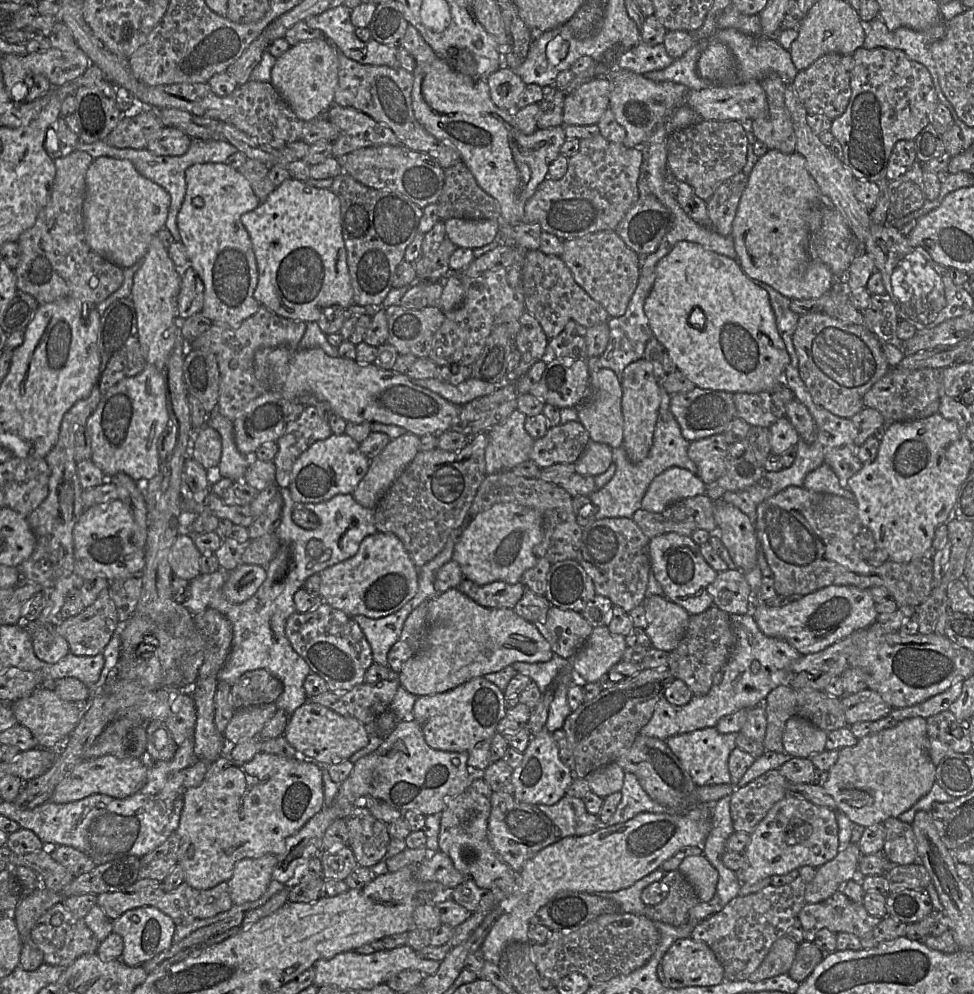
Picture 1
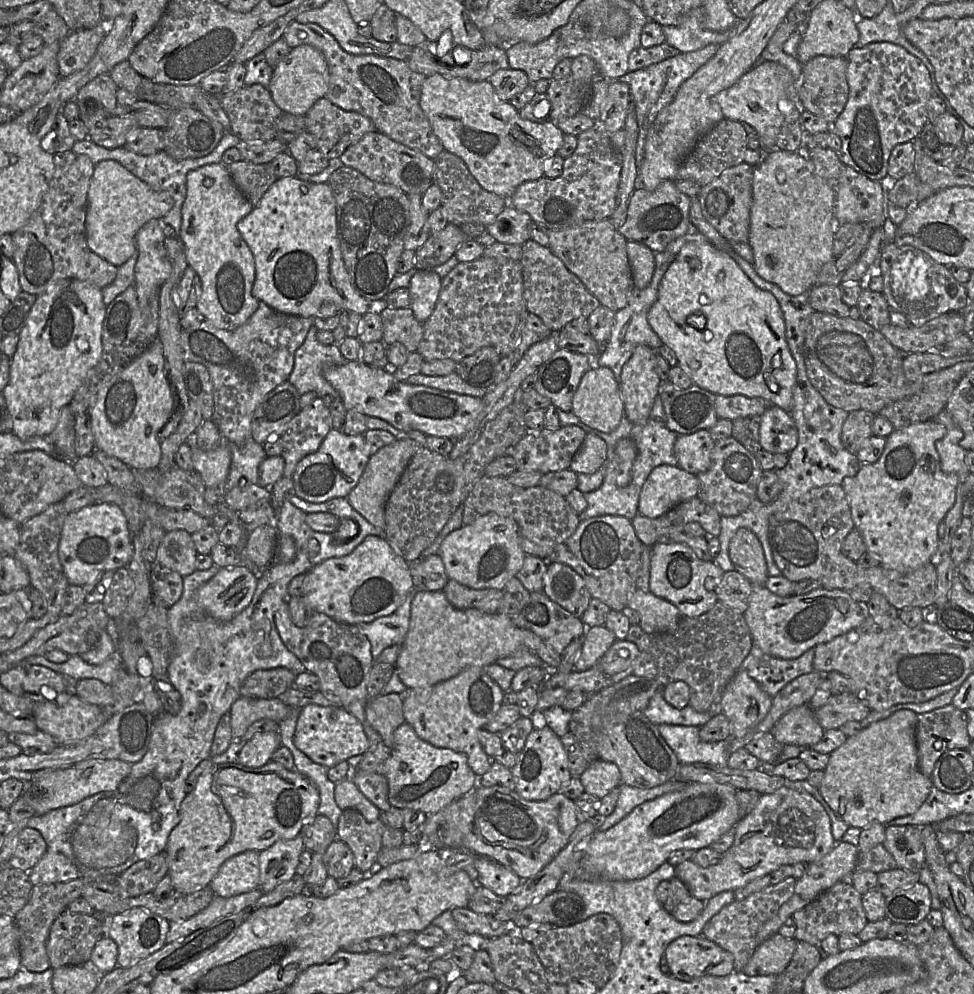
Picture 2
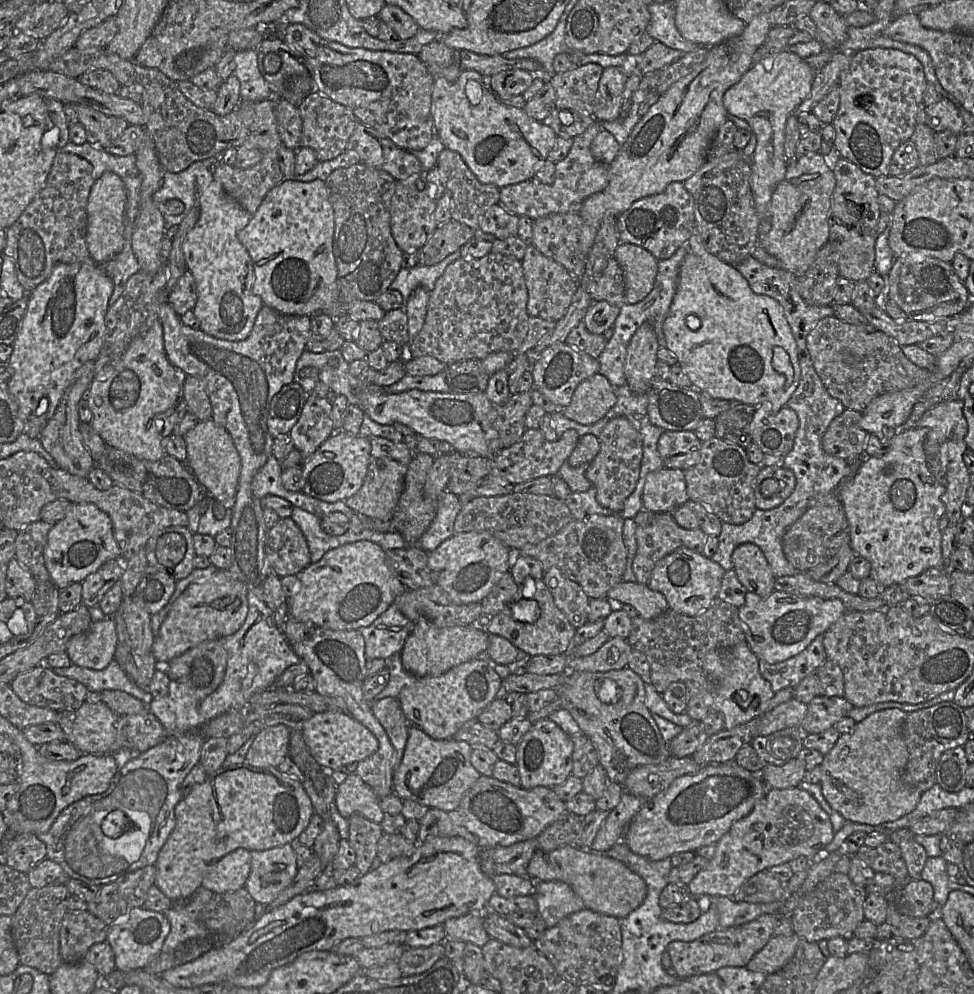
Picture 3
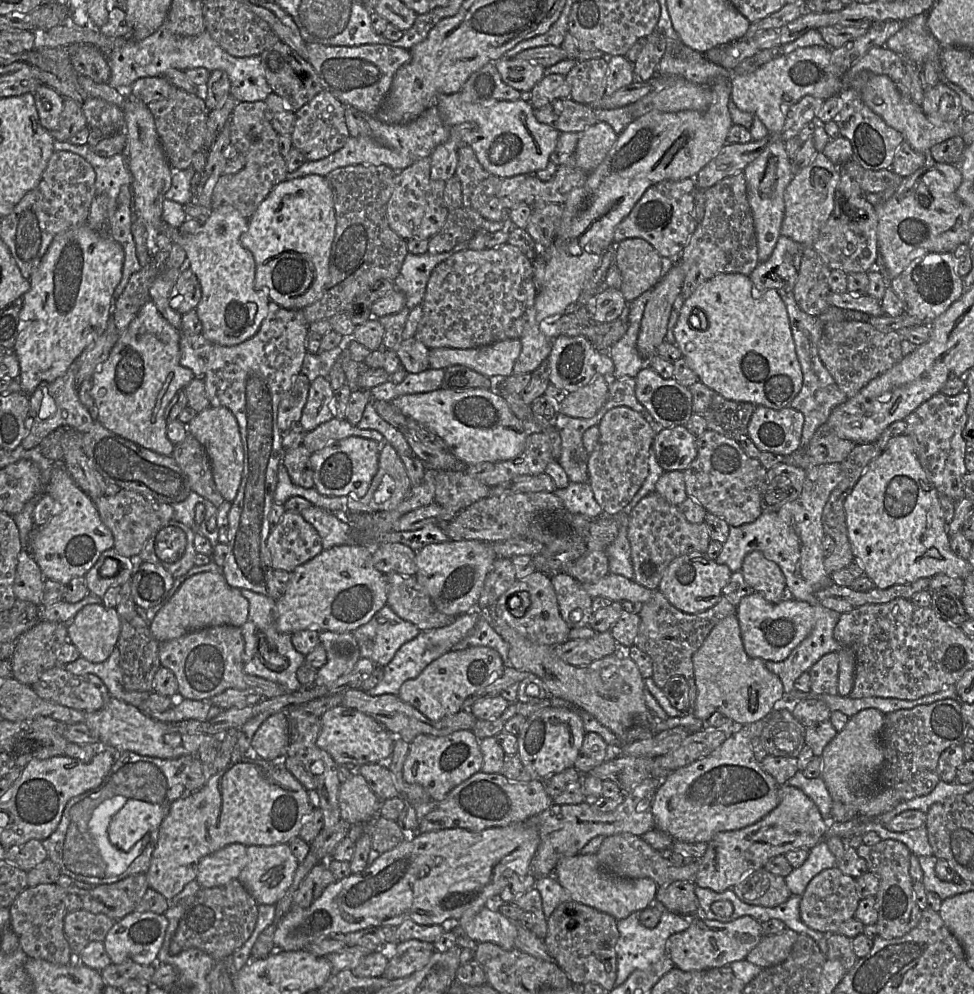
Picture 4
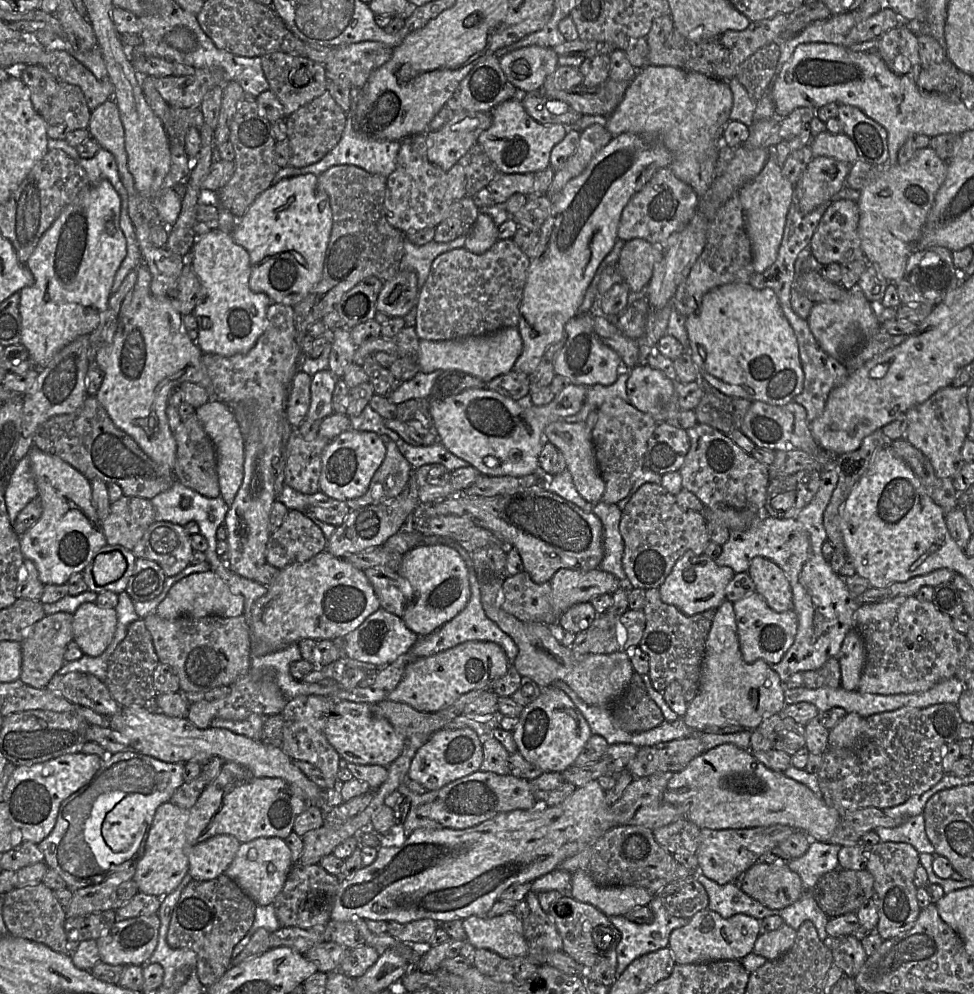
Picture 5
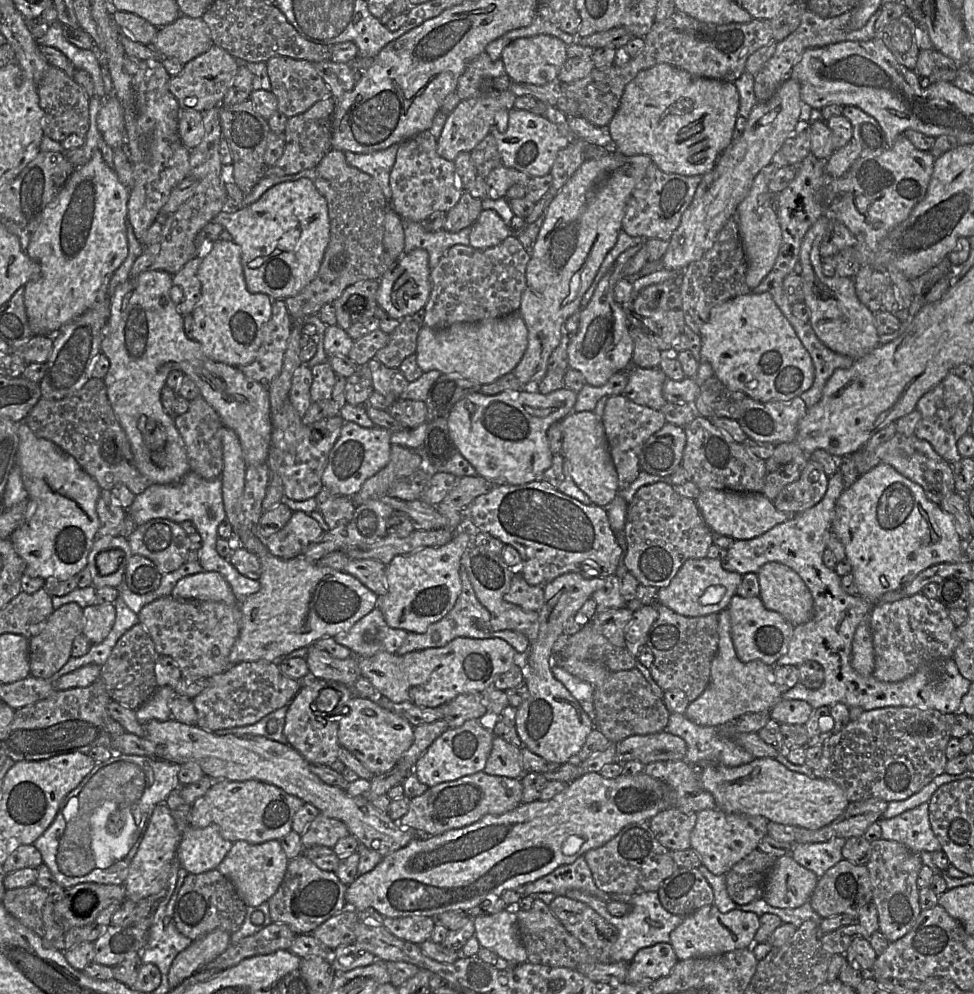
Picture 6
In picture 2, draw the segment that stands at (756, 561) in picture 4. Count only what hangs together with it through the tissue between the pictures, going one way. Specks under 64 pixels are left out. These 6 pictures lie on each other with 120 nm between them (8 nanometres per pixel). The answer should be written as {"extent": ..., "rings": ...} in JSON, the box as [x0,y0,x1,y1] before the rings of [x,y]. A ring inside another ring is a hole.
{"extent":[729,528,769,585],"rings":[[[739,528],[729,543],[729,557],[734,570],[746,577],[752,585],[765,585],[769,575],[764,551],[758,537],[748,528]]]}

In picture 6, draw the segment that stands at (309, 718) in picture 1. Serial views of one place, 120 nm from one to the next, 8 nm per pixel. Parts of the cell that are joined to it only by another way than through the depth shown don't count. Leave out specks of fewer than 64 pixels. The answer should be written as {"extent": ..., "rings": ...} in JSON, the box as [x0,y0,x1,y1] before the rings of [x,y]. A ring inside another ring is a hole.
{"extent":[338,696,414,775],"rings":[[[353,696],[347,703],[349,712],[339,720],[338,742],[352,753],[373,775],[391,770],[410,748],[414,726],[406,719],[381,707],[376,699]]]}

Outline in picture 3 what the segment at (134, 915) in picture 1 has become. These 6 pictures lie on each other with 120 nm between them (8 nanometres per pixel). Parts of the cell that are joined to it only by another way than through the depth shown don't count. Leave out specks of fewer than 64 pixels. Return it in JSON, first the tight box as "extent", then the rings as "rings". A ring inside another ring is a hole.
{"extent":[106,907,170,971],"rings":[[[145,907],[133,908],[109,925],[106,941],[115,955],[115,969],[128,971],[144,968],[162,951],[162,946],[170,932],[170,924],[165,914]]]}

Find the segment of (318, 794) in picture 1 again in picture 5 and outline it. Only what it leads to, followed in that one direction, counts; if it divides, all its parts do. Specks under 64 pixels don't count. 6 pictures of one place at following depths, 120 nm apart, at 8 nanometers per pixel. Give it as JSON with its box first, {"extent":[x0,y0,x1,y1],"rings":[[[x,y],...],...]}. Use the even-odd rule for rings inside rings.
{"extent":[133,762,308,898],"rings":[[[225,762],[216,778],[205,786],[191,808],[182,809],[168,801],[156,809],[143,854],[138,859],[133,877],[138,891],[160,898],[173,892],[189,872],[188,850],[212,836],[220,834],[232,835],[240,843],[265,837],[286,839],[293,831],[296,817],[307,806],[308,803],[296,794],[283,779],[256,777],[248,768],[236,762]]]}

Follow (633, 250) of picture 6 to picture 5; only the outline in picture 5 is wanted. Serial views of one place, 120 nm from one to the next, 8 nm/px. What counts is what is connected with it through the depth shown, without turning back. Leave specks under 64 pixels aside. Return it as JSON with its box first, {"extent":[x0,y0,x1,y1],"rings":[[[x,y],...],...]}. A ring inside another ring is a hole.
{"extent":[554,263,623,387],"rings":[[[617,263],[607,266],[601,274],[597,286],[596,296],[589,313],[578,313],[565,325],[566,343],[558,351],[554,359],[554,371],[556,375],[562,375],[569,379],[571,384],[590,387],[592,385],[611,385],[620,373],[623,373],[623,365],[620,356],[612,348],[605,345],[596,335],[593,329],[593,317],[605,316],[600,307],[603,295],[615,284],[623,282],[618,271]]]}

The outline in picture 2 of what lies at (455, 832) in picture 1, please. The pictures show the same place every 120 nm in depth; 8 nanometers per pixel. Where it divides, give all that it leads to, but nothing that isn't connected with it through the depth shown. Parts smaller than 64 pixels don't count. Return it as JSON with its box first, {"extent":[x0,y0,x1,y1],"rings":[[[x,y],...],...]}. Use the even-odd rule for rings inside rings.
{"extent":[475,856,524,897],"rings":[[[476,856],[475,869],[478,872],[477,885],[506,897],[519,888],[524,880],[506,866],[487,857]]]}

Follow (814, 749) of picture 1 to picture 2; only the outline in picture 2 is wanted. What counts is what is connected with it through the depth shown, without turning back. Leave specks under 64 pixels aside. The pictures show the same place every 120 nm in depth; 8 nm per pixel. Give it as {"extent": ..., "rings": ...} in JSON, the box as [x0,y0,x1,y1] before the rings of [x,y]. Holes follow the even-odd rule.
{"extent":[771,704,824,748],"rings":[[[802,704],[784,714],[773,726],[771,733],[784,745],[810,748],[821,740],[824,731],[810,705]]]}

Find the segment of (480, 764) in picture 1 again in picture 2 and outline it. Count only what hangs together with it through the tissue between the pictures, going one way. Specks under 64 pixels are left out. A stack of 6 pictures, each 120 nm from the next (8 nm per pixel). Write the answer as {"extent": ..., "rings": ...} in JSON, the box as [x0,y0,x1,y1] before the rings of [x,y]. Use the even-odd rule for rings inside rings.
{"extent":[403,667,504,775],"rings":[[[482,667],[468,668],[457,676],[403,695],[403,714],[416,734],[437,748],[447,748],[467,755],[469,767],[476,775],[486,773],[493,759],[486,754],[479,731],[493,719],[503,704],[504,691]]]}

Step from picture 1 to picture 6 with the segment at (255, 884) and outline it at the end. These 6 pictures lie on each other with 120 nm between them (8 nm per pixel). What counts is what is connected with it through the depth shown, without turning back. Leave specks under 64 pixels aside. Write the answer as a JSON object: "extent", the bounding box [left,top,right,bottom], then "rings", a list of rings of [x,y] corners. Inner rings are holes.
{"extent":[178,824,232,874],"rings":[[[215,824],[205,828],[189,826],[181,835],[178,859],[188,873],[201,874],[217,869],[232,845],[221,836]]]}

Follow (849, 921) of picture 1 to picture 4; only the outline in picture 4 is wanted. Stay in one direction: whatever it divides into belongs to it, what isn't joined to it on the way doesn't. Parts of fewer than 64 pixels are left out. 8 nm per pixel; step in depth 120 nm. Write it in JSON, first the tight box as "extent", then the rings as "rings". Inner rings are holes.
{"extent":[800,867,860,935],"rings":[[[837,867],[821,871],[807,885],[800,901],[800,917],[809,928],[823,932],[827,935],[836,933],[838,927],[845,921],[854,917],[860,898],[856,890],[856,880],[845,875]]]}

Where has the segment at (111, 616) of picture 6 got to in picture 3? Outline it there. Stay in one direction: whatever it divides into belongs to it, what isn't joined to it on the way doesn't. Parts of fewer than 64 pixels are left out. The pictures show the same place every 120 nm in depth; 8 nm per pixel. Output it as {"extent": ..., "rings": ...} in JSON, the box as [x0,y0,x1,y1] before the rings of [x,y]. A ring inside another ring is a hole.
{"extent":[66,617,118,670],"rings":[[[113,617],[93,621],[89,629],[74,635],[67,643],[66,653],[72,664],[103,670],[114,659],[118,643]]]}

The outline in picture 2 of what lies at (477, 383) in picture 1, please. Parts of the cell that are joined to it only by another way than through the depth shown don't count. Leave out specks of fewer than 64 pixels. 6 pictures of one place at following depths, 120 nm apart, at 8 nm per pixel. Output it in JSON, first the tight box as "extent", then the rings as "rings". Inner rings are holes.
{"extent":[405,372,489,399],"rings":[[[455,372],[446,376],[426,376],[423,374],[416,374],[410,376],[405,382],[411,385],[422,385],[445,392],[452,392],[481,399],[489,390],[489,388],[478,388],[469,385]]]}

